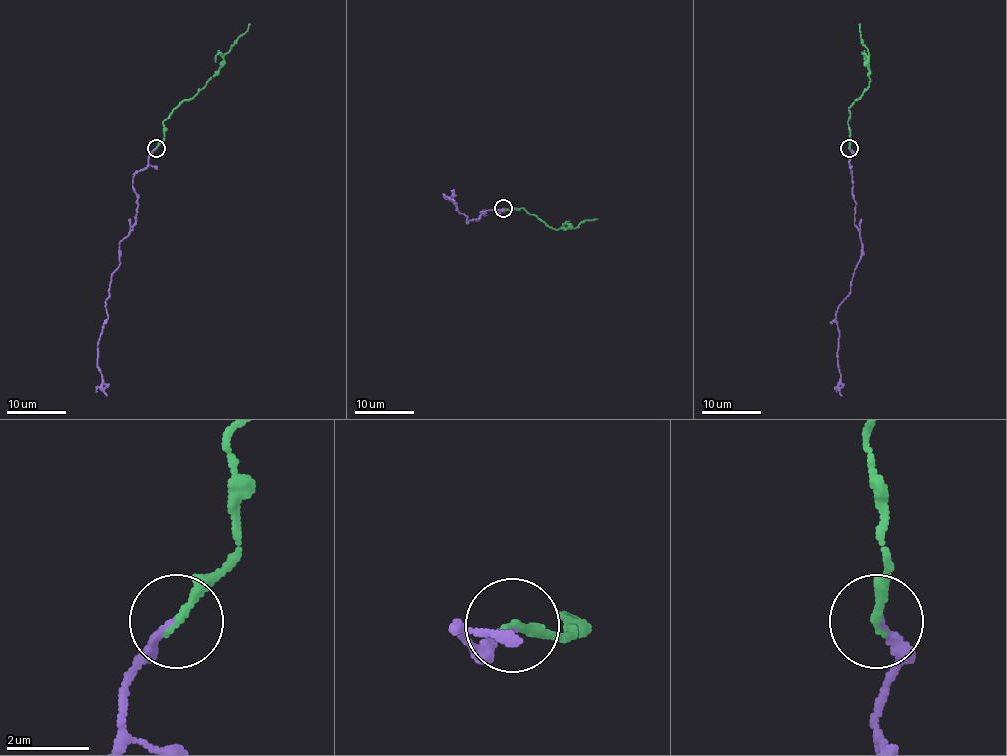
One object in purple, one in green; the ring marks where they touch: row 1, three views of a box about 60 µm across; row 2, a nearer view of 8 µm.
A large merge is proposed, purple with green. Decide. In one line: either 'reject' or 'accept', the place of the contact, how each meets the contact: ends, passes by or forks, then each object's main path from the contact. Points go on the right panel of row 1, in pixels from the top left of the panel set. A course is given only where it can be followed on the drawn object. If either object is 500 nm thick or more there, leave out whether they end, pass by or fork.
accept | (849, 148) | purple ends | green ends | purple via (849, 148), (856, 202), (854, 224), (862, 242), (850, 293), (835, 314), (840, 333), (838, 391), (841, 395) | green via (849, 148), (849, 108), (869, 84), (869, 52), (860, 37), (860, 24)

